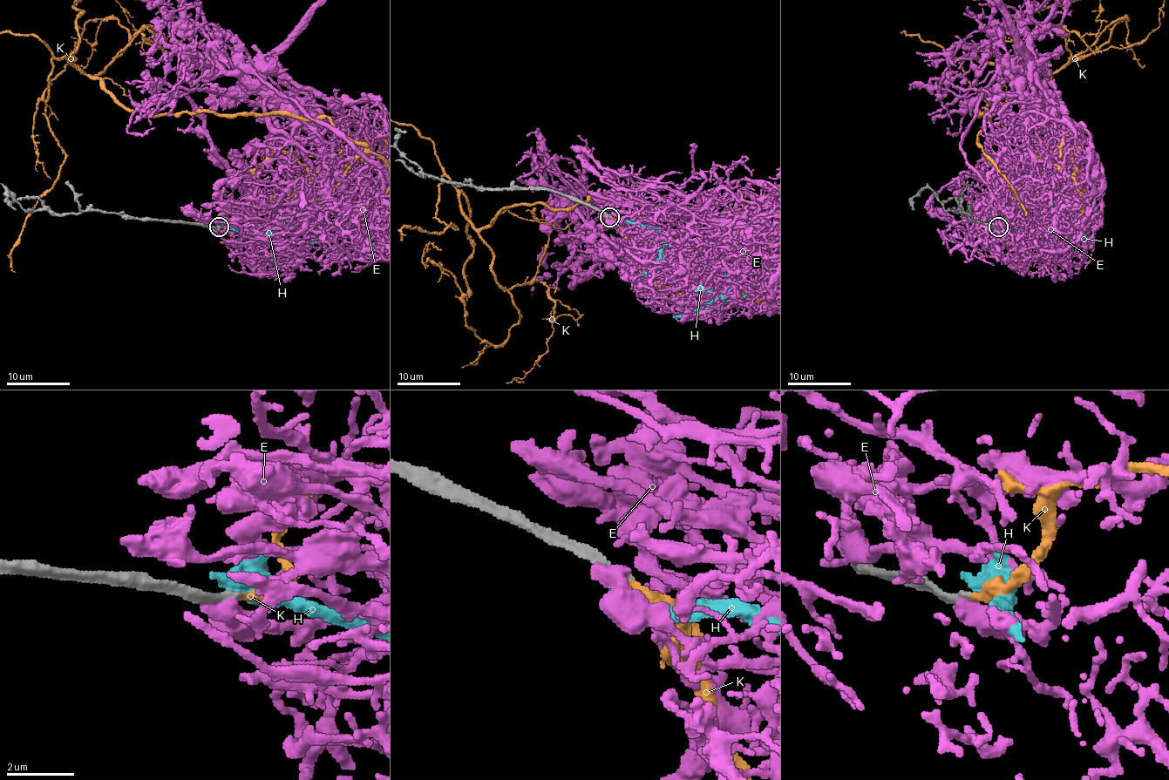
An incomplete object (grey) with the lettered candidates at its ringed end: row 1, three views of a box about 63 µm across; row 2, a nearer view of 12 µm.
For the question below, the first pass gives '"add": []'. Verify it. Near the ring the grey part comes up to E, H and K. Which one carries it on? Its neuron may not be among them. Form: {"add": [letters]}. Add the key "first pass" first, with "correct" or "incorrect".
{"first pass": "incorrect", "add": ["K"]}

